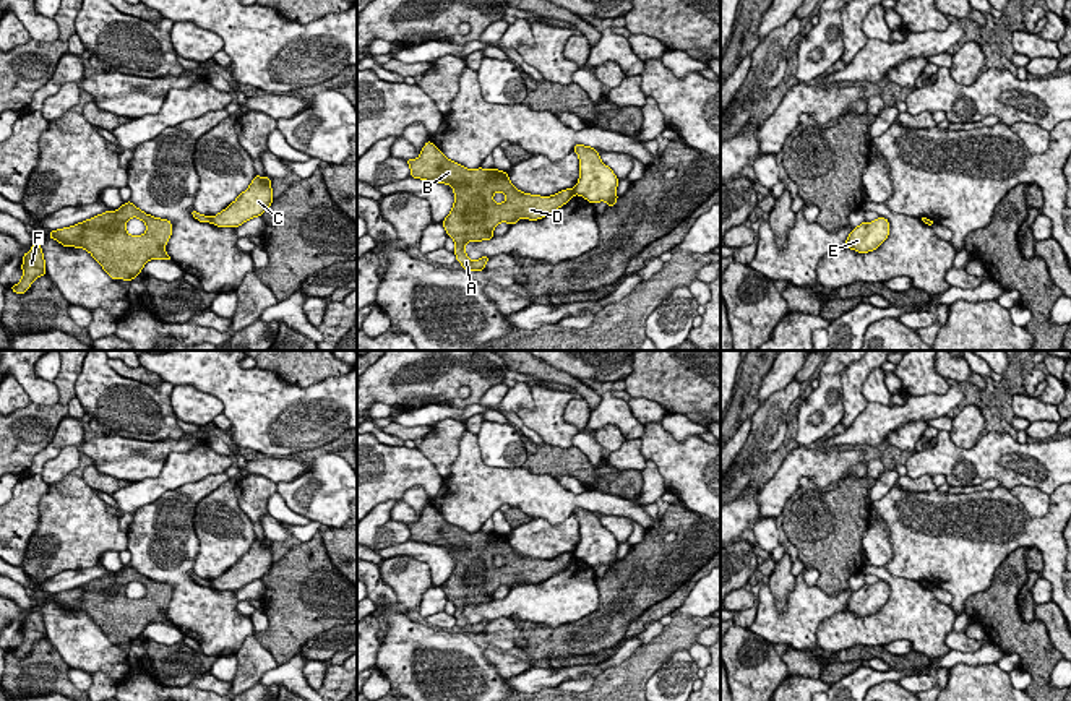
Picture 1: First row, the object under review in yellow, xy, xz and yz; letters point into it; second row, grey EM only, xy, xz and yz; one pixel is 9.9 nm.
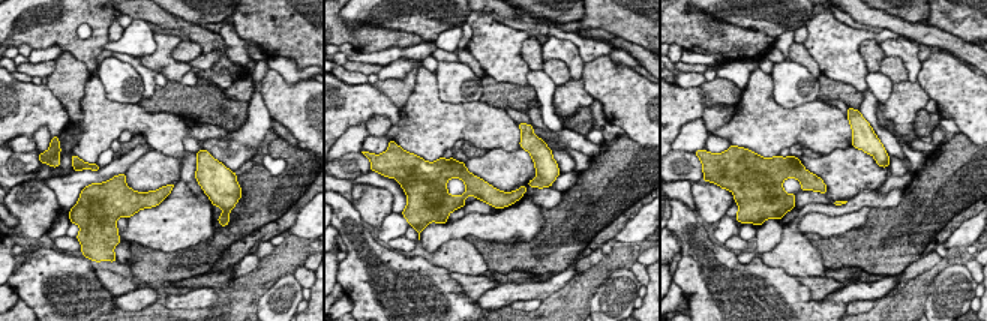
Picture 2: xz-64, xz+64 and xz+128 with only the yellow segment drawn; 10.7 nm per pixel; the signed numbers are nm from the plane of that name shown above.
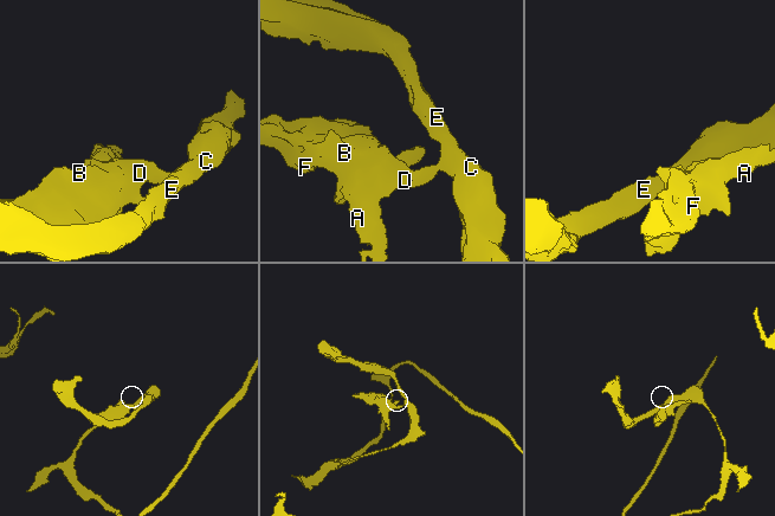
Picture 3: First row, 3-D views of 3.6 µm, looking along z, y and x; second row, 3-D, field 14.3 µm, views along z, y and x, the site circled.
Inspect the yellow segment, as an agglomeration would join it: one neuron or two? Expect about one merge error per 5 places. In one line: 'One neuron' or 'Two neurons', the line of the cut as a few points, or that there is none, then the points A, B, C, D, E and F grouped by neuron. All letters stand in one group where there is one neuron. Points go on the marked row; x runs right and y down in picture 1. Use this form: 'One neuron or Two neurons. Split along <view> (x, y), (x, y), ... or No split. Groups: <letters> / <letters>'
Two neurons. Split along xz (572, 189), (575, 192). Groups: A B D F / C E

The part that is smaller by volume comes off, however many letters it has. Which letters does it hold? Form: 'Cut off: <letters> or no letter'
Cut off: A, B, D, F

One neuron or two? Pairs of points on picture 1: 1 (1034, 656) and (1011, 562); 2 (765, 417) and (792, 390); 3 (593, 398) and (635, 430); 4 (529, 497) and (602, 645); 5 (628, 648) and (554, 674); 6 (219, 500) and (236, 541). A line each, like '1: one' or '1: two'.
1: one
2: one
3: two
4: two
5: one
6: one

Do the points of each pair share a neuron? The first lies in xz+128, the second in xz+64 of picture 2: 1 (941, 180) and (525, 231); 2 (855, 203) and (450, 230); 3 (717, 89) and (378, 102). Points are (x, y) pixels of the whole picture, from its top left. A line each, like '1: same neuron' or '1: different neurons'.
1: different neurons
2: different neurons
3: different neurons

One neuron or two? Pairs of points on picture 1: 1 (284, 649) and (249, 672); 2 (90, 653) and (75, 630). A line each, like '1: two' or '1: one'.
1: two
2: one

